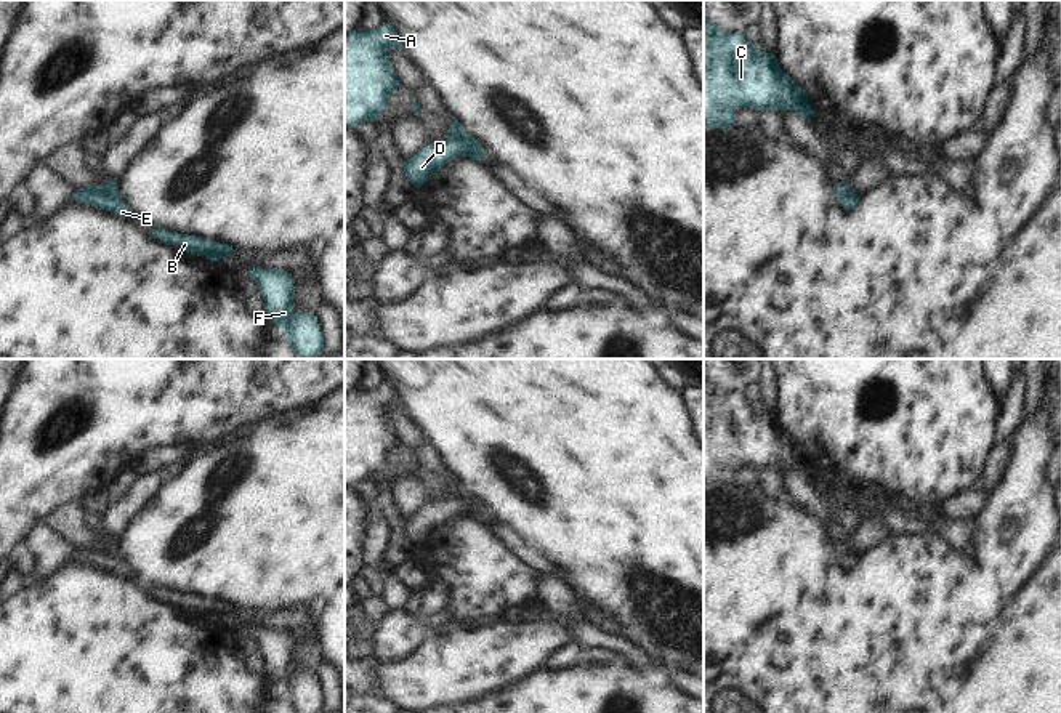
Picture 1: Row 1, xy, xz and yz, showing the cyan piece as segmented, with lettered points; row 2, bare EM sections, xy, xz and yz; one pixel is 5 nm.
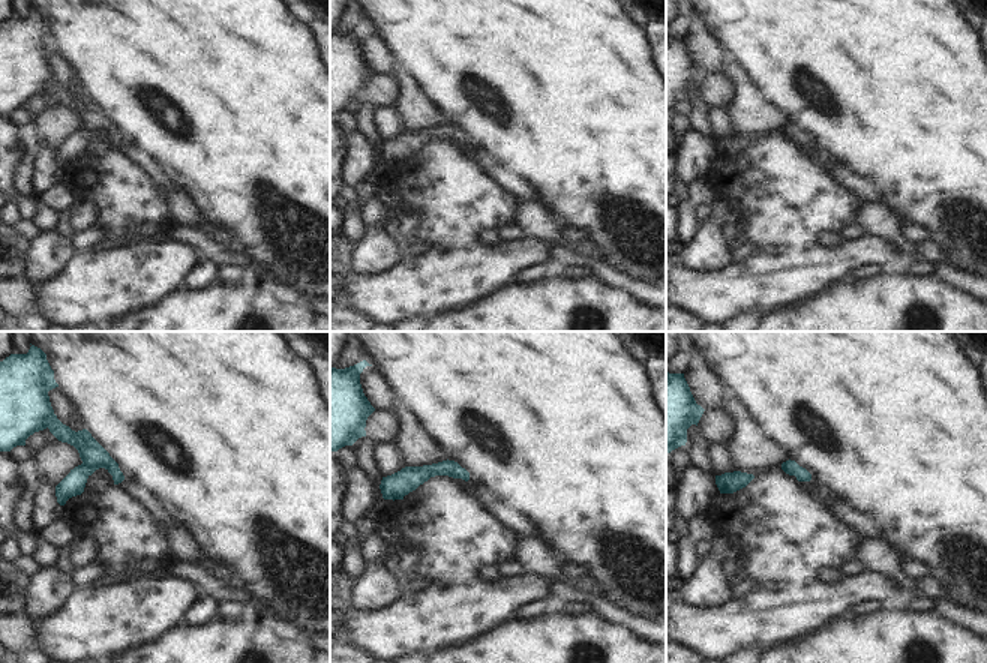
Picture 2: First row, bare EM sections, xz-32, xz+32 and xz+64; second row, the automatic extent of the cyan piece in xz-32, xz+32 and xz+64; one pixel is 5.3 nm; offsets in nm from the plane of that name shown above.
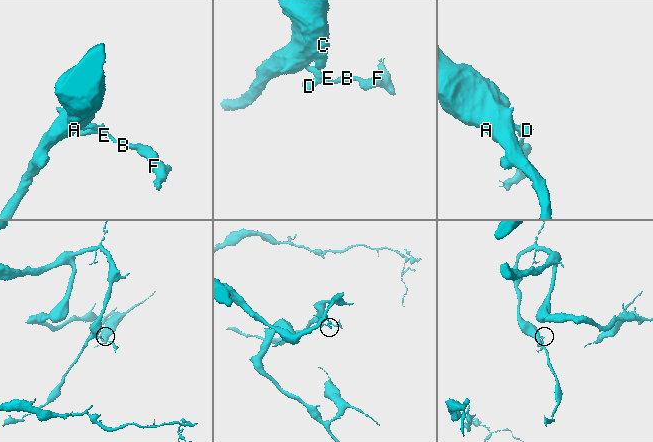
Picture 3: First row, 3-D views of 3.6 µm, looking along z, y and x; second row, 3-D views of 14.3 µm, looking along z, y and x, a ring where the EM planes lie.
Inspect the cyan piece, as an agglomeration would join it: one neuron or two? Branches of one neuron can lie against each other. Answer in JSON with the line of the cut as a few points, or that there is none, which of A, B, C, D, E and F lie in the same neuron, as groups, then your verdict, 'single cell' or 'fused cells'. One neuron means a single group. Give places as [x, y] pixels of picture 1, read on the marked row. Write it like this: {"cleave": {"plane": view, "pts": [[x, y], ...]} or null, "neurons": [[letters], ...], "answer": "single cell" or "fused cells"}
{"cleave": {"plane": "xy", "pts": [[82, 189], [106, 197], [117, 197]]}, "neurons": [["A", "C"], ["B", "D", "E", "F"]], "answer": "fused cells"}

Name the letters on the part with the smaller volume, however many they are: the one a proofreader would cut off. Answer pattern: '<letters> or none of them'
B, D, E, F

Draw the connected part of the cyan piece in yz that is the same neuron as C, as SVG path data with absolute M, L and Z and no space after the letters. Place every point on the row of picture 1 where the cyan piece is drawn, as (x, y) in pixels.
M704 19L704 127L724 131L728 127L736 125L736 114L745 107L755 111L795 111L808 120L814 117L808 96L782 72L774 53L756 50L753 43L745 40L742 32L729 34Z

